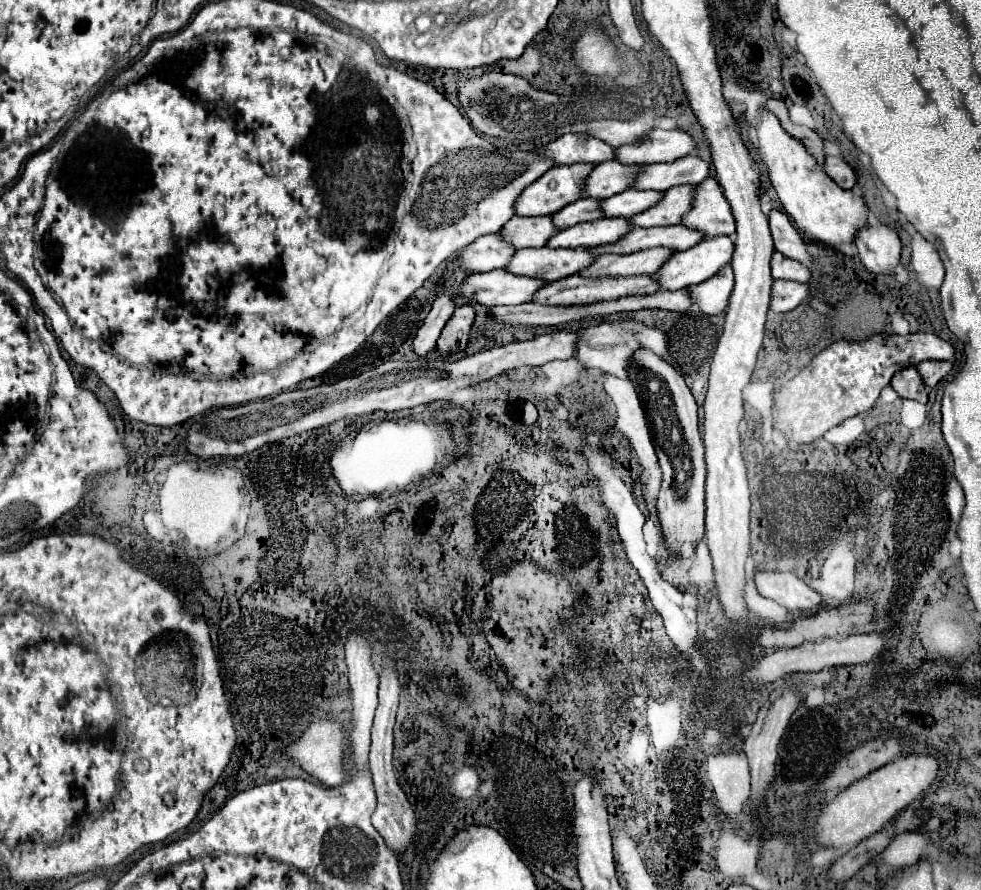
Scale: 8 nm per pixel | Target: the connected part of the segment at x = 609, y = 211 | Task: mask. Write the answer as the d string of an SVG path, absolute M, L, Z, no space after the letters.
M625 189L625 193L607 197L601 201L601 211L605 217L633 217L635 213L641 213L655 205L663 193L659 191L637 191L637 189Z

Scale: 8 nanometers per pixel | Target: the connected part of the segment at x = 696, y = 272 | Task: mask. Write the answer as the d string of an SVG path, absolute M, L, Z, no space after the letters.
M729 237L707 239L691 249L675 251L653 277L661 285L661 291L677 291L713 277L721 267L731 263L731 255L733 241Z

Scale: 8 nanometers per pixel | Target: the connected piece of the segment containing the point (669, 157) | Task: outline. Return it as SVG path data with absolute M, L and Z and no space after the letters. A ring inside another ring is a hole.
M651 129L641 141L635 141L633 145L617 147L615 159L625 161L625 165L667 163L667 161L675 161L693 153L693 149L695 149L695 141L685 131Z

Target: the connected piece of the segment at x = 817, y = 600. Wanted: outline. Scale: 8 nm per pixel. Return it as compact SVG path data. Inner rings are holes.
M757 573L755 575L757 591L787 607L789 611L797 611L803 615L813 615L823 607L823 599L817 591L813 591L807 583L803 583L793 573Z

